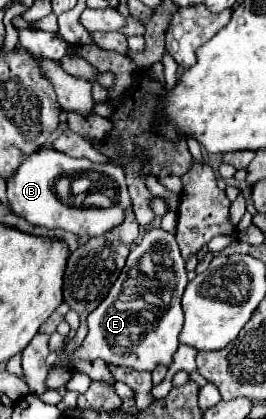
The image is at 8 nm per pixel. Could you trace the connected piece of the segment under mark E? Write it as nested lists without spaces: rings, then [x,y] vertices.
[[[152,229],[144,235],[144,239],[140,241],[140,245],[130,253],[126,269],[134,267],[138,263],[138,259],[152,251],[156,245],[166,245],[170,259],[174,263],[174,275],[176,275],[176,287],[174,287],[174,301],[170,305],[166,305],[162,311],[150,311],[156,309],[154,305],[148,305],[144,301],[144,297],[124,297],[122,295],[122,279],[126,279],[126,271],[120,275],[118,283],[114,285],[112,293],[88,315],[88,337],[84,339],[84,345],[72,355],[72,359],[104,359],[106,363],[114,363],[114,365],[122,365],[122,367],[130,367],[136,371],[154,371],[158,365],[172,365],[172,357],[178,349],[178,333],[182,329],[184,323],[184,313],[180,307],[180,297],[184,293],[184,287],[188,283],[186,277],[186,269],[184,269],[184,259],[178,251],[178,245],[174,241],[174,235],[166,233],[164,229]]]

